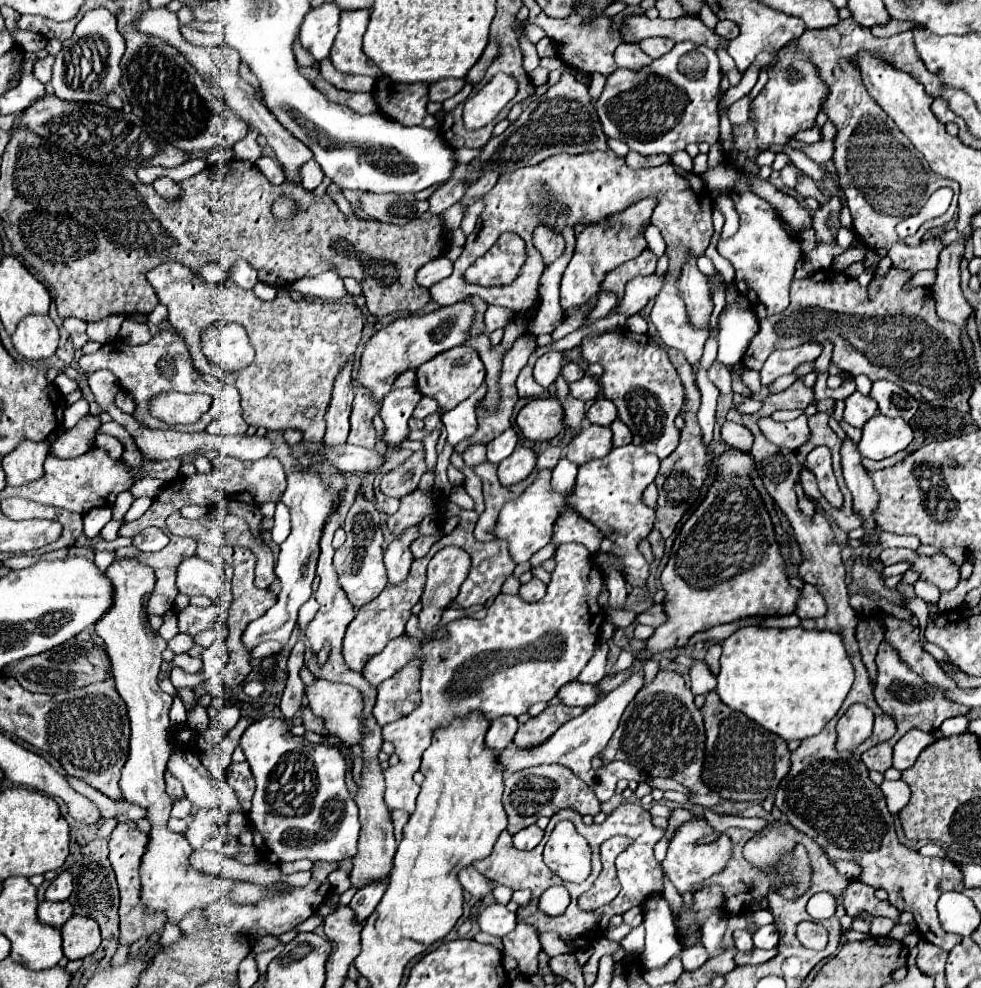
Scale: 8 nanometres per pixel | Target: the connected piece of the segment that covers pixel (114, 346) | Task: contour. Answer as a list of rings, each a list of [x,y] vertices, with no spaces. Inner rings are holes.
[[[161,330],[147,344],[141,344],[141,346],[129,346],[129,344],[123,344],[121,340],[111,340],[107,344],[103,344],[101,350],[81,356],[79,366],[85,374],[101,370],[101,368],[111,370],[119,378],[121,388],[135,396],[137,410],[133,416],[139,422],[143,422],[143,426],[167,428],[167,424],[163,424],[161,420],[151,416],[149,404],[147,404],[153,396],[157,396],[161,392],[205,392],[205,394],[213,396],[213,400],[217,400],[217,396],[219,396],[219,390],[213,388],[209,382],[205,382],[203,376],[193,368],[187,344],[183,342],[183,338],[177,336],[175,330]]]

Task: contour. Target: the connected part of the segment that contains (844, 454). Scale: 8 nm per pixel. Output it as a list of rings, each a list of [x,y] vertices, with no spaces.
[[[847,438],[841,446],[841,464],[843,464],[843,476],[847,482],[847,488],[853,494],[853,508],[863,514],[863,528],[869,530],[869,534],[875,530],[873,510],[879,502],[879,496],[875,494],[873,482],[867,476],[867,470],[861,466],[861,454]]]

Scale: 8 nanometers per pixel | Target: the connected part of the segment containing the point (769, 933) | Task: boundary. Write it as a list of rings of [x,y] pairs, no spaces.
[[[767,924],[767,926],[761,926],[755,934],[753,934],[753,942],[755,942],[755,948],[775,948],[777,942],[779,942],[779,930],[775,924]]]

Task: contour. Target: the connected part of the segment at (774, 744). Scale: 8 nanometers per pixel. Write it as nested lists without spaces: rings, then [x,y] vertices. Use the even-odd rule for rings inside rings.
[[[715,692],[707,694],[703,706],[705,718],[705,760],[703,760],[703,784],[717,790],[723,800],[733,802],[763,802],[773,794],[789,772],[787,742],[745,714],[727,708]]]

